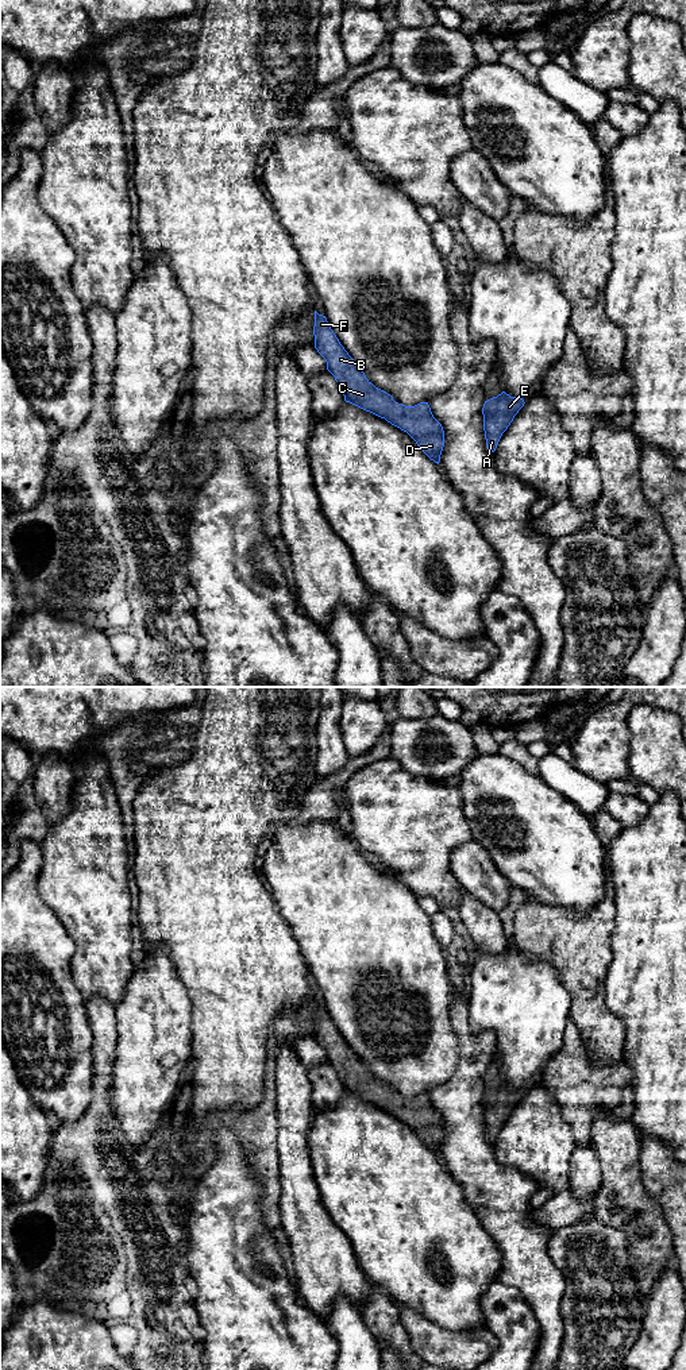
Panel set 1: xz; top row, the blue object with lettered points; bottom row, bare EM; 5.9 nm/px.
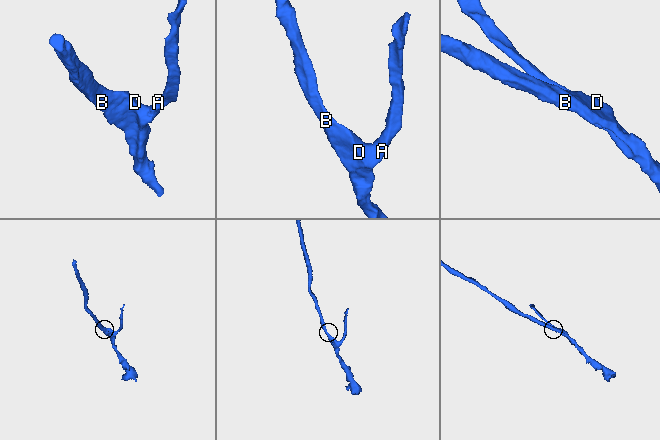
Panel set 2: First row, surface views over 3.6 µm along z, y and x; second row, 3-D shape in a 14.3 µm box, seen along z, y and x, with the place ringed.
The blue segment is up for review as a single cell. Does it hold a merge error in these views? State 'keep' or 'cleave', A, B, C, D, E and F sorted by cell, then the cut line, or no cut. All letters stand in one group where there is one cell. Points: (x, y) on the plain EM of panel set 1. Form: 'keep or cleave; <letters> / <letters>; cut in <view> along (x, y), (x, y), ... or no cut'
keep; A B C D E F; no cut

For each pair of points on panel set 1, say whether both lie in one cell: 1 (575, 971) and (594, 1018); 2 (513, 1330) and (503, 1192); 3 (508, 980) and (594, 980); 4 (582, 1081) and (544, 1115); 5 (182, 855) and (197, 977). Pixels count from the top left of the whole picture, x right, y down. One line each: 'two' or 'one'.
1: one
2: two
3: two
4: two
5: one

